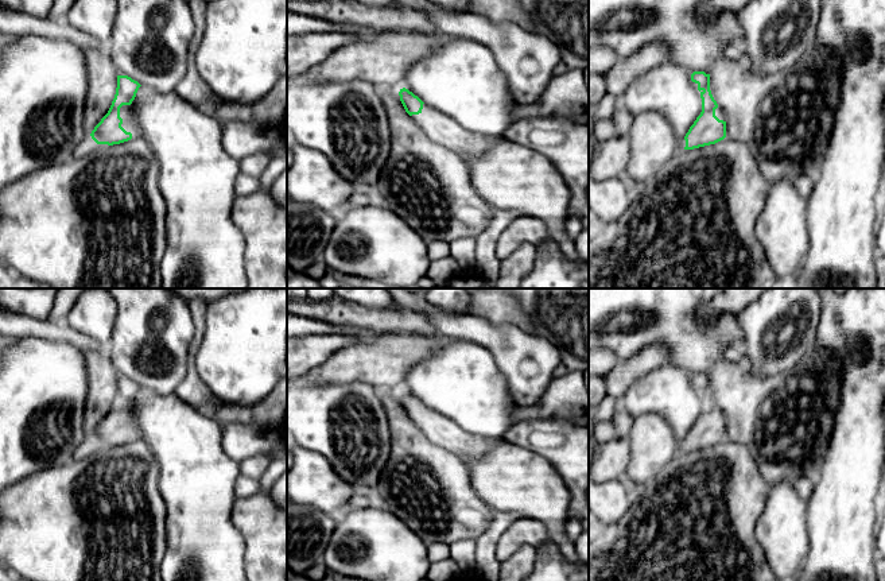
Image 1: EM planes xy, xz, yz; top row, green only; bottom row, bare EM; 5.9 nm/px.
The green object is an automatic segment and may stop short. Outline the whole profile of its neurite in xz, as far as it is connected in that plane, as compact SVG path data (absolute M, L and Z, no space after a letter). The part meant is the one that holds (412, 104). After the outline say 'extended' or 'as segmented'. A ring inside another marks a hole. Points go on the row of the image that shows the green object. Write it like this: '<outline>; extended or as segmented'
M405 88L400 89L399 96L405 112L426 135L457 155L478 156L486 152L498 137L467 131L454 119L426 105Z; extended

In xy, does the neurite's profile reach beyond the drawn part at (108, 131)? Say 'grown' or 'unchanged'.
grown

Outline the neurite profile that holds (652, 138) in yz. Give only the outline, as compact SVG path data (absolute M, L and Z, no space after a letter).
M656 111L634 116L628 137L630 155L625 179L633 187L640 187L678 152L679 140L672 124Z

